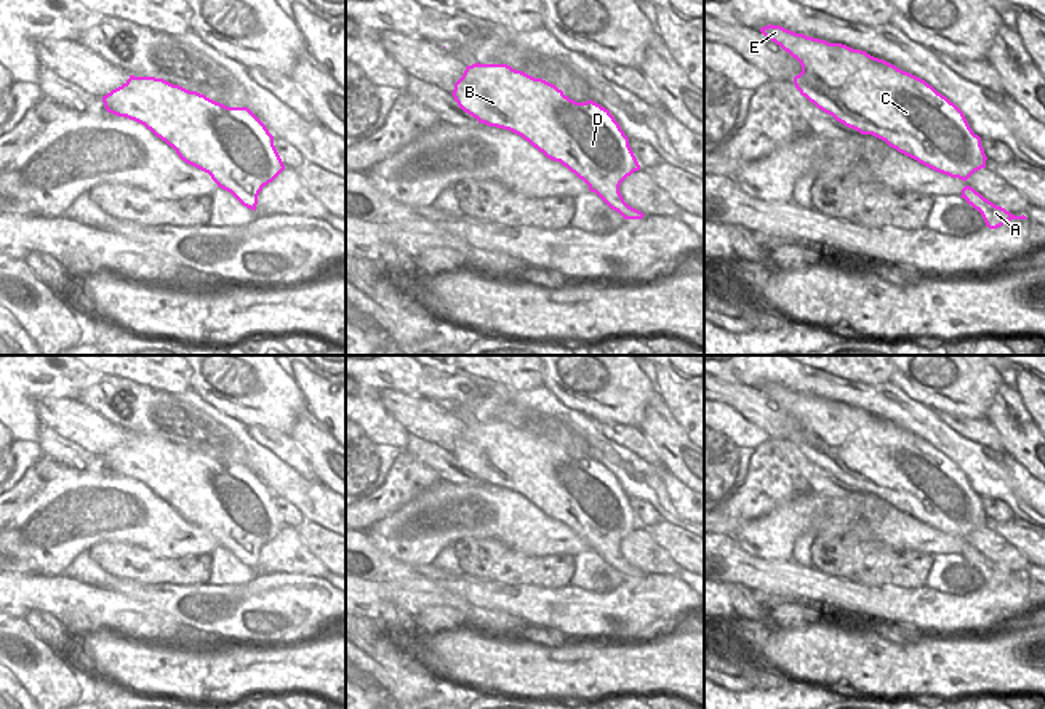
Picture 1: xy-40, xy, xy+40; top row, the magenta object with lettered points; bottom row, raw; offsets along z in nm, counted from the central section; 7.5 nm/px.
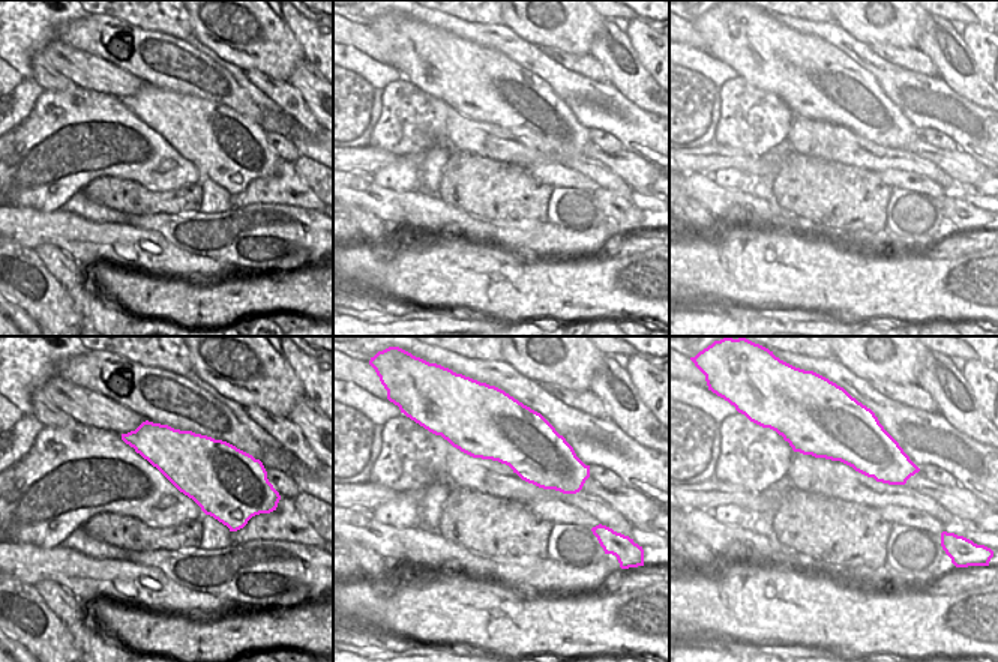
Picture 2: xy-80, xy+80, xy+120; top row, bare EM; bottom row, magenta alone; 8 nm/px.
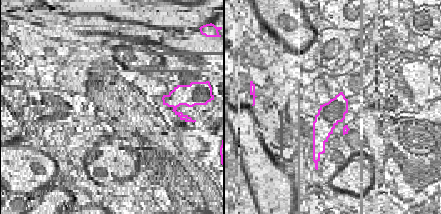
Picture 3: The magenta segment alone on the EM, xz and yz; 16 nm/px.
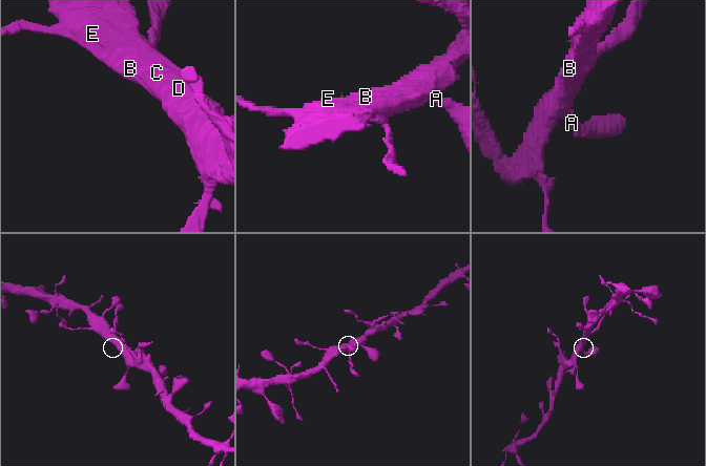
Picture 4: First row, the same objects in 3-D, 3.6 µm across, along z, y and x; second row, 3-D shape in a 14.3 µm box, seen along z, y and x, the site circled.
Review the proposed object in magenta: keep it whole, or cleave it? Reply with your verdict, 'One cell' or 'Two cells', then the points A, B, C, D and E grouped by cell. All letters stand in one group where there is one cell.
One cell. Groups: A B C D E

